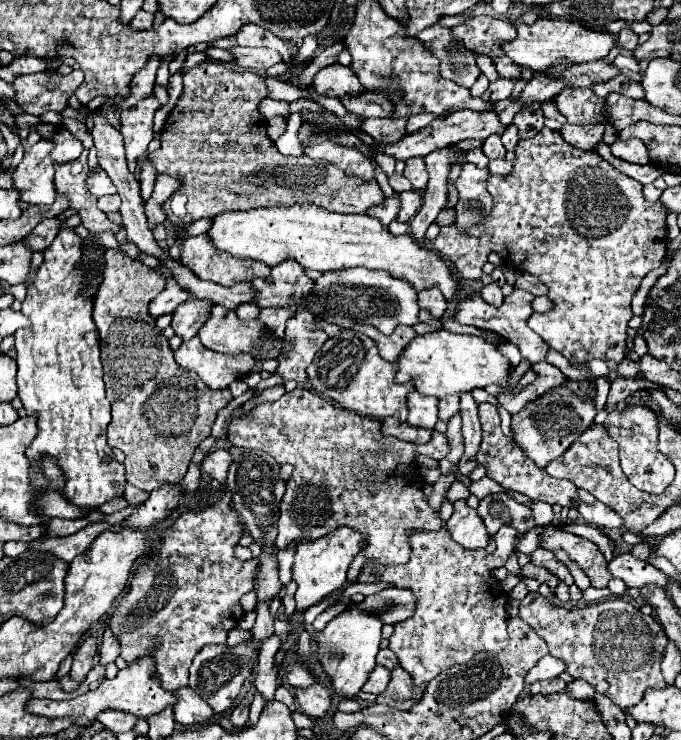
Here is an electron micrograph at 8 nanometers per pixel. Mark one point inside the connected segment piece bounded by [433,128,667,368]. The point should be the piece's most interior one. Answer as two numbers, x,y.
556,195

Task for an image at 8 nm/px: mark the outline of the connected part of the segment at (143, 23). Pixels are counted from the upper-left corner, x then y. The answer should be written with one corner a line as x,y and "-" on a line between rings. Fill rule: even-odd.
139,12
133,20
131,20
131,26
133,28
141,28
141,30
145,30
145,28
149,28
149,26
153,26
153,14
149,14
149,12

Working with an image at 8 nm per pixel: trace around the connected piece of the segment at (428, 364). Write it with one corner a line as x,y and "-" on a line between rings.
435,330
415,336
411,344
403,348
395,366
397,366
395,380
399,384
413,382
419,394
431,394
437,398
445,394
469,392
477,386
481,388
489,384
507,386
505,378
511,368
509,360
503,354
499,354
491,342
471,334
451,334
447,330

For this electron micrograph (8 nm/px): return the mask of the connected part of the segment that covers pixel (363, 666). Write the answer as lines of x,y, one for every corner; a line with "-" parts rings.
351,610
335,616
325,626
325,630
315,632
319,662
331,680
333,692
337,692
339,696
355,698
361,692
363,684
367,682
367,674
375,668
375,656
379,652
381,642
381,626
383,622
375,614
363,614
359,610

